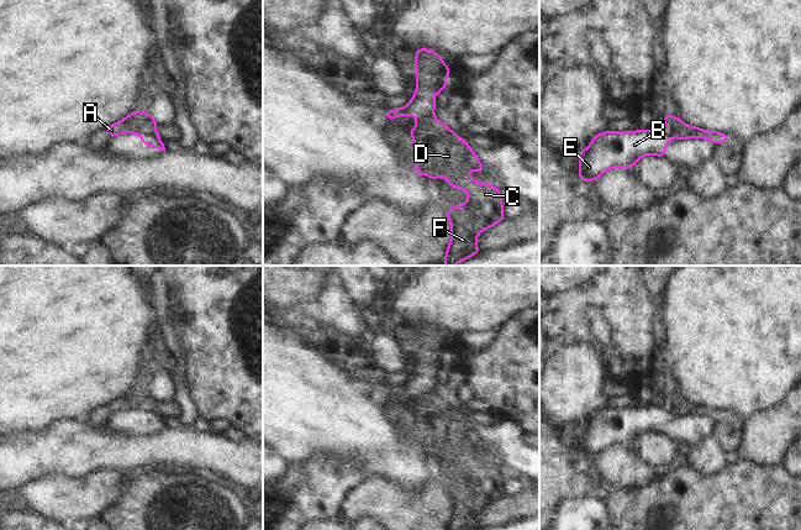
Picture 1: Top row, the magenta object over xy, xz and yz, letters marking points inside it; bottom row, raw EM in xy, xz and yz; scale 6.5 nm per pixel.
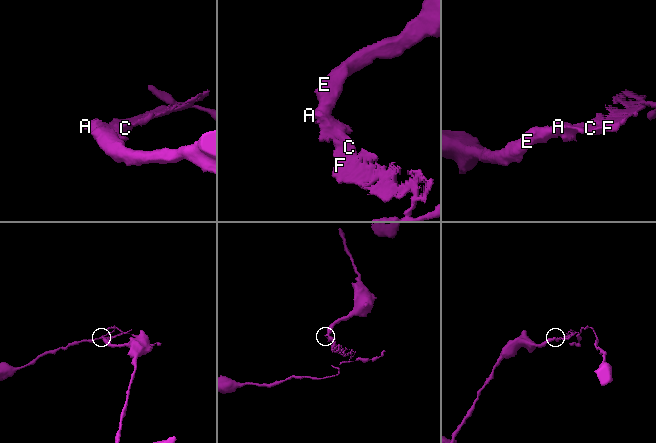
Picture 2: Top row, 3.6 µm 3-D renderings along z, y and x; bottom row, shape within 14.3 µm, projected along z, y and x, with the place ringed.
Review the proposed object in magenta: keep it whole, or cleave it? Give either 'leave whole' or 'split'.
split

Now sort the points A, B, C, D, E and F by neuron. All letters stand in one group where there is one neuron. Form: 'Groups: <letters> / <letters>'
Groups: A C D F / B E

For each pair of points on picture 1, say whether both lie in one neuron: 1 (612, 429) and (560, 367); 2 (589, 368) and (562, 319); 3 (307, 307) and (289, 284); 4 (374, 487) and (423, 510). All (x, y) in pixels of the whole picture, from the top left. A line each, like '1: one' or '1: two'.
1: two
2: two
3: two
4: one

